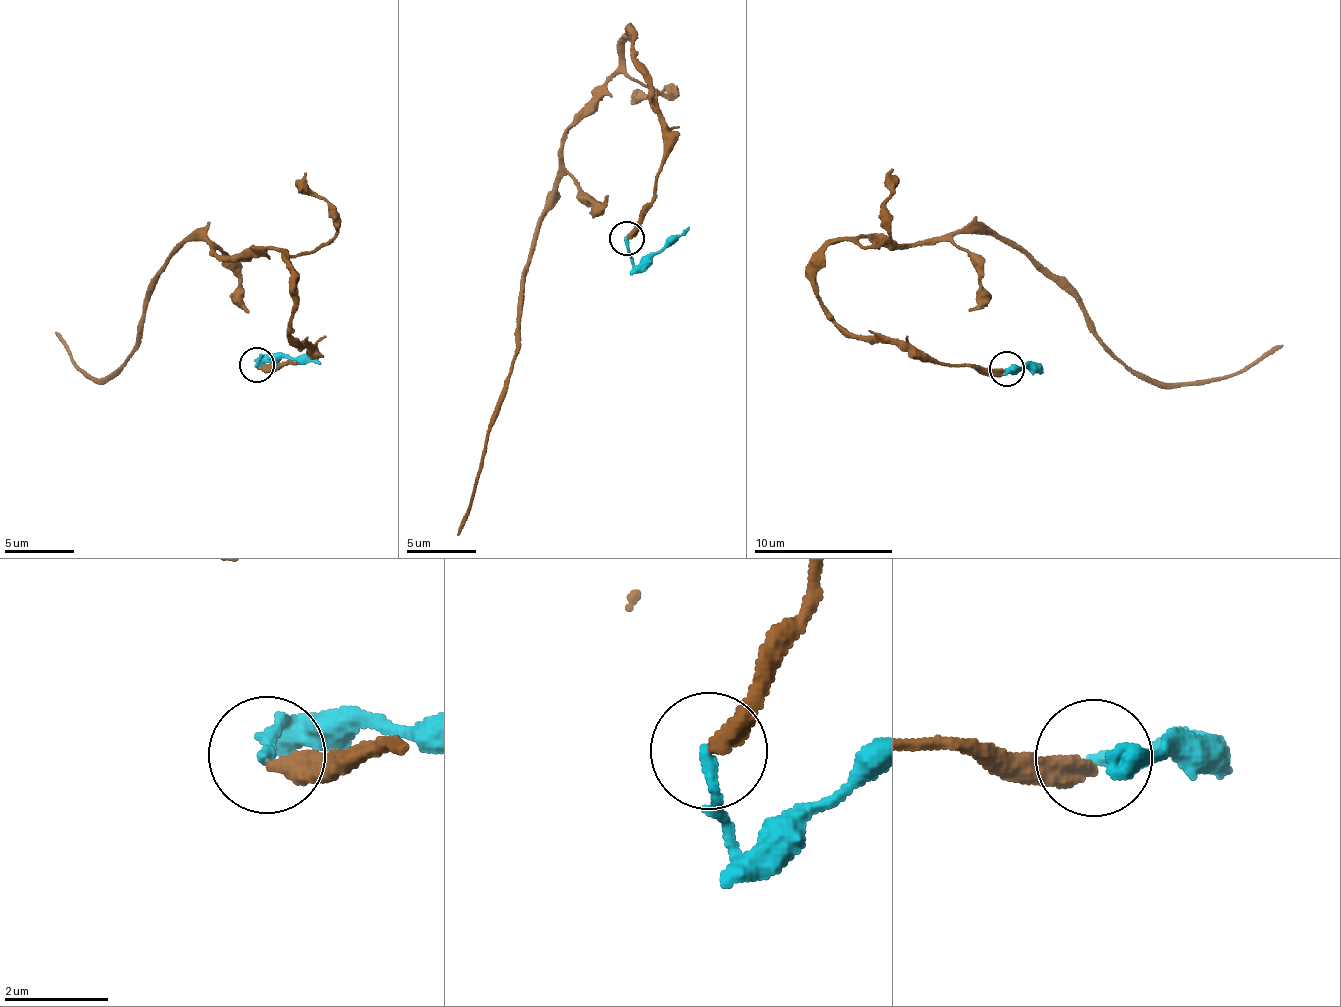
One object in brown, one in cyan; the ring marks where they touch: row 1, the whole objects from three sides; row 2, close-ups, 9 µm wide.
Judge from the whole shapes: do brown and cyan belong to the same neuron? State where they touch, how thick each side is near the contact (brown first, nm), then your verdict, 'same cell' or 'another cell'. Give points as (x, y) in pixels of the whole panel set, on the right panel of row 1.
(1006, 369) | 360/240 nm | another cell

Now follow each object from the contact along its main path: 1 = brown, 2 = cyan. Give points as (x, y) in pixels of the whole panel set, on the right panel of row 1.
1: (1005, 371), (853, 339), (817, 258), (1008, 238), (1167, 383), (1281, 344)
2: (1005, 368), (1035, 366), (1002, 375)

